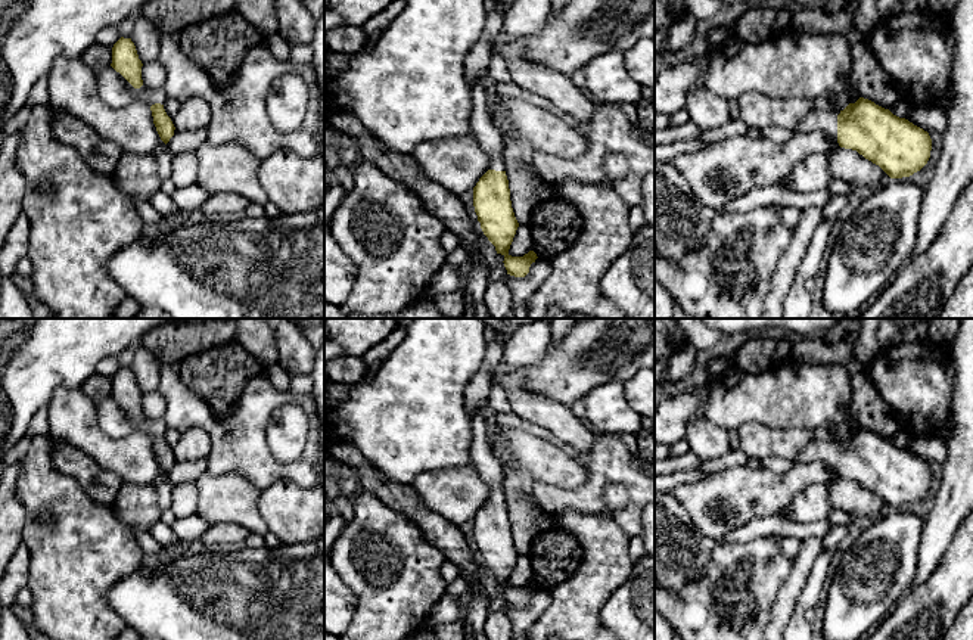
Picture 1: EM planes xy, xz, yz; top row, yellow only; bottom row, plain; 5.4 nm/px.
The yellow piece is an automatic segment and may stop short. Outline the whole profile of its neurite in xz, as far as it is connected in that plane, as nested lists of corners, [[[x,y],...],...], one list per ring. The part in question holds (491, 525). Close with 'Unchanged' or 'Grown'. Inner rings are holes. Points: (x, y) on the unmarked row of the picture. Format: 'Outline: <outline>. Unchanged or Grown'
Outline: [[[485,403],[478,404],[470,419],[473,435],[470,460],[489,488],[489,500],[473,518],[473,537],[484,565],[495,577],[497,584],[504,587],[503,593],[507,605],[525,608],[529,603],[531,594],[538,587],[534,581],[529,581],[523,587],[512,587],[509,584],[519,553],[510,531],[506,491],[503,487],[503,466],[491,450],[488,431],[481,414],[481,406]]]. Grown

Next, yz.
Outline: [[[864,428],[849,434],[839,445],[814,439],[793,459],[796,465],[817,460],[840,478],[857,481],[890,509],[913,506],[930,488],[927,462]]]. Grown

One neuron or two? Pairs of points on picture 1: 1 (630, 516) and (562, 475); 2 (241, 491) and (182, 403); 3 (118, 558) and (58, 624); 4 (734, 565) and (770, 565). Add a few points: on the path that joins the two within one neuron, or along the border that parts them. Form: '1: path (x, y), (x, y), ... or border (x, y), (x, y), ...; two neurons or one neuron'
1: border (587, 471), (587, 480), (581, 484), (544, 484); two neurons
2: border (207, 472), (243, 474), (260, 488); two neurons
3: path (106, 574), (72, 608); one neuron
4: path (743, 565), (761, 565); one neuron

